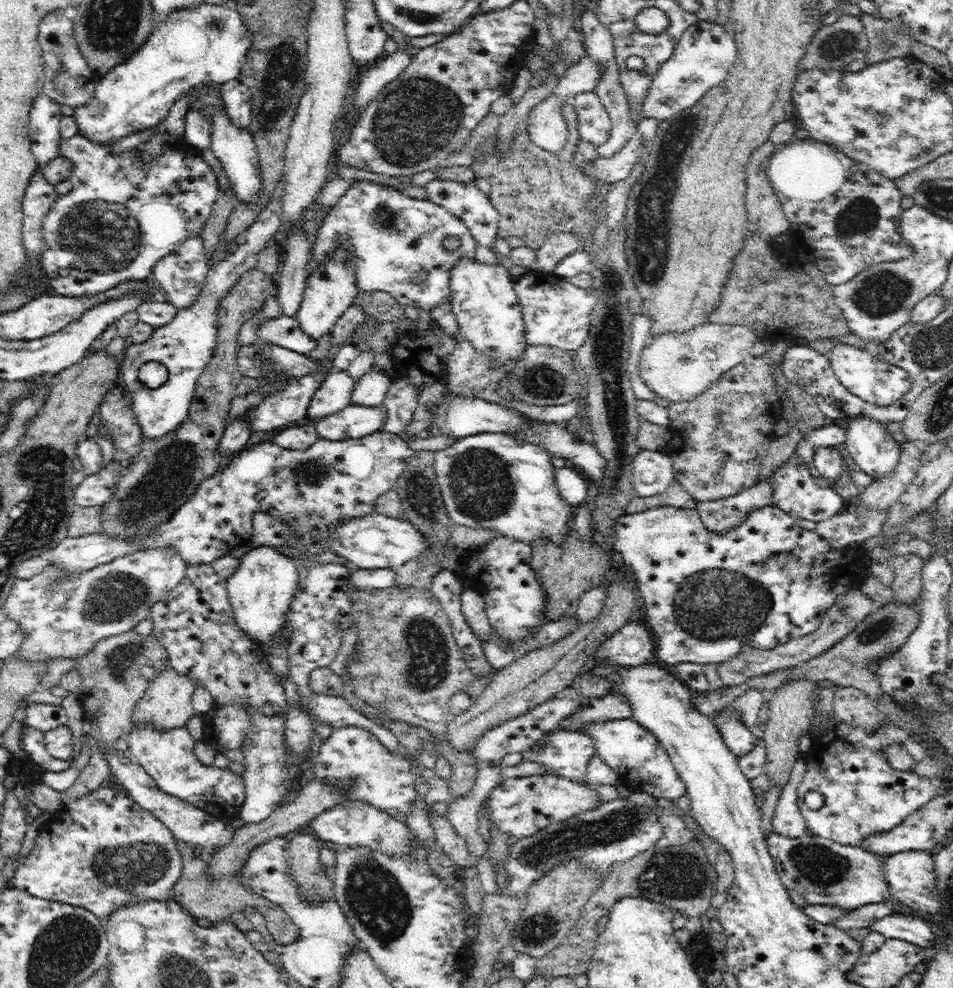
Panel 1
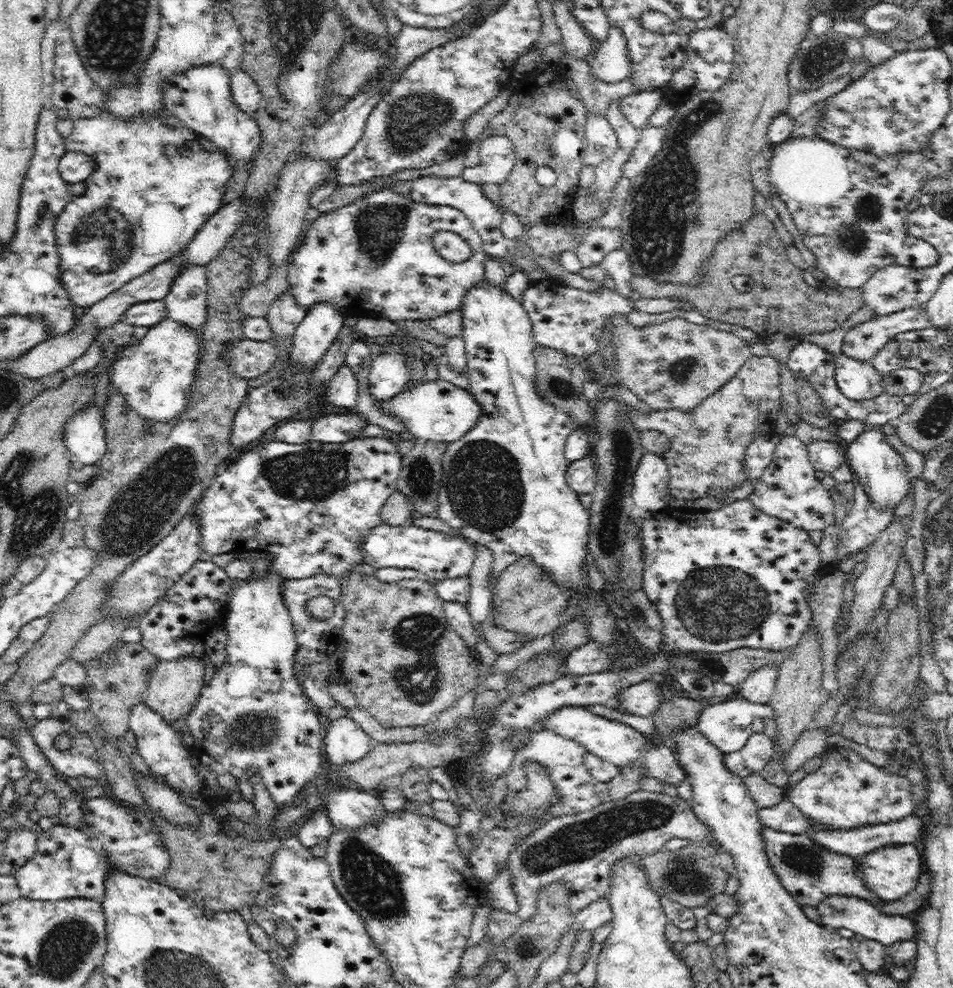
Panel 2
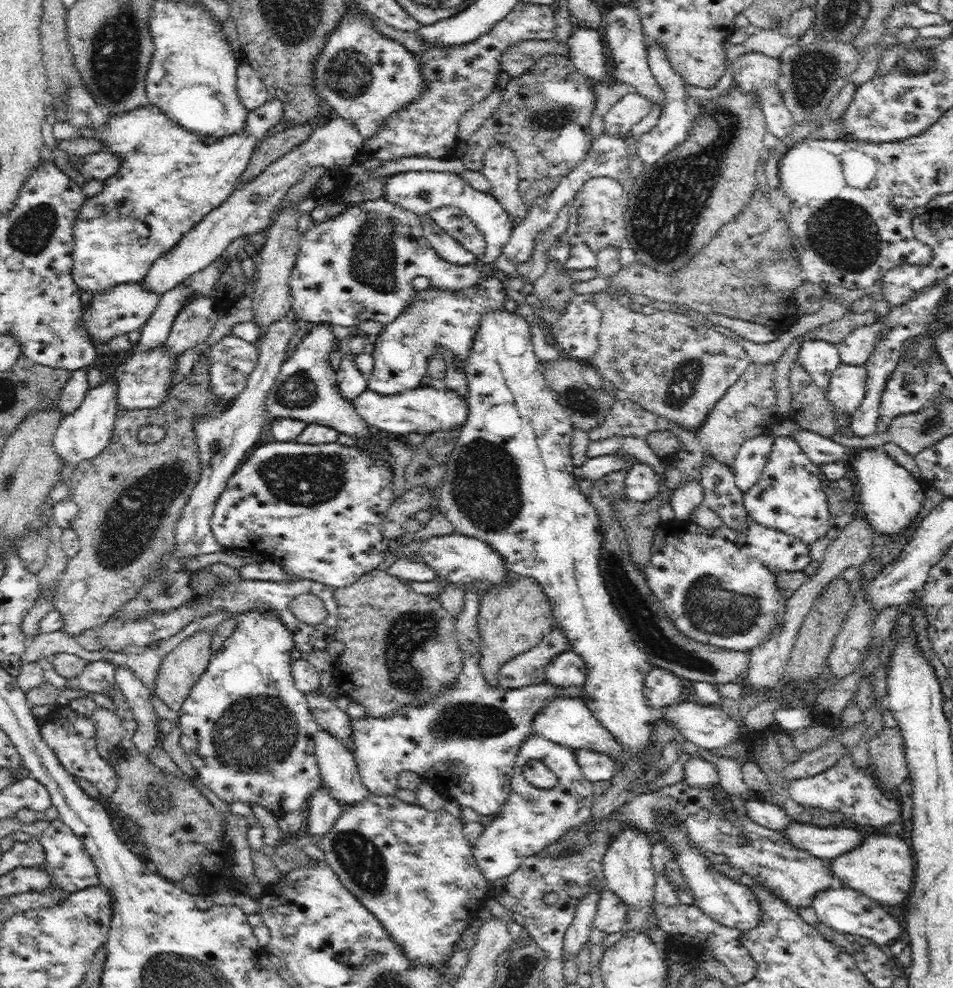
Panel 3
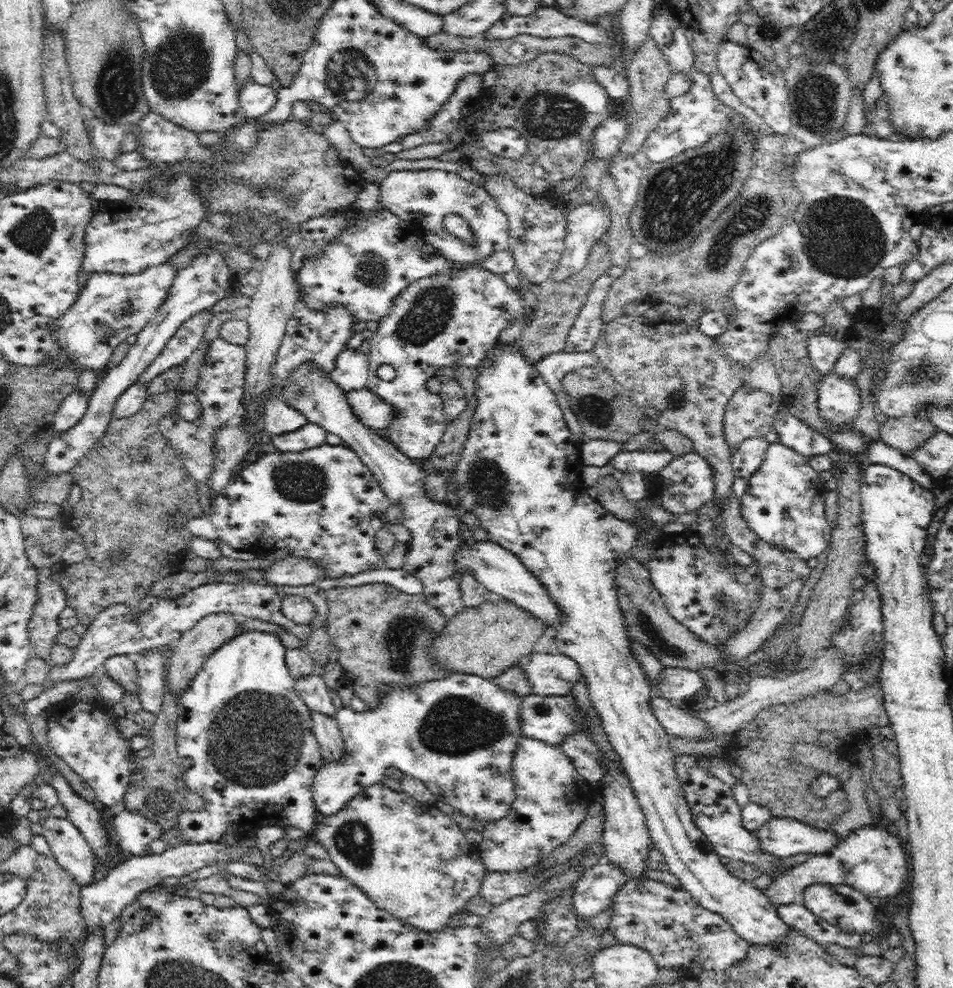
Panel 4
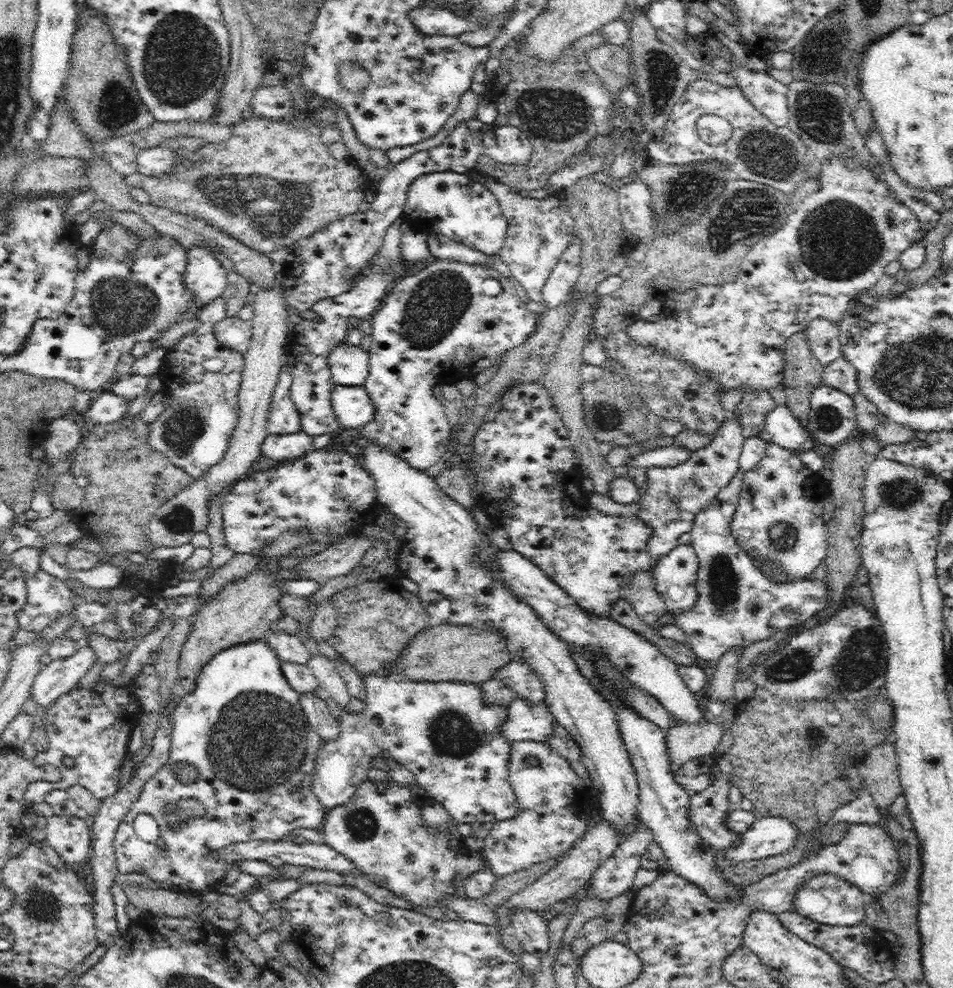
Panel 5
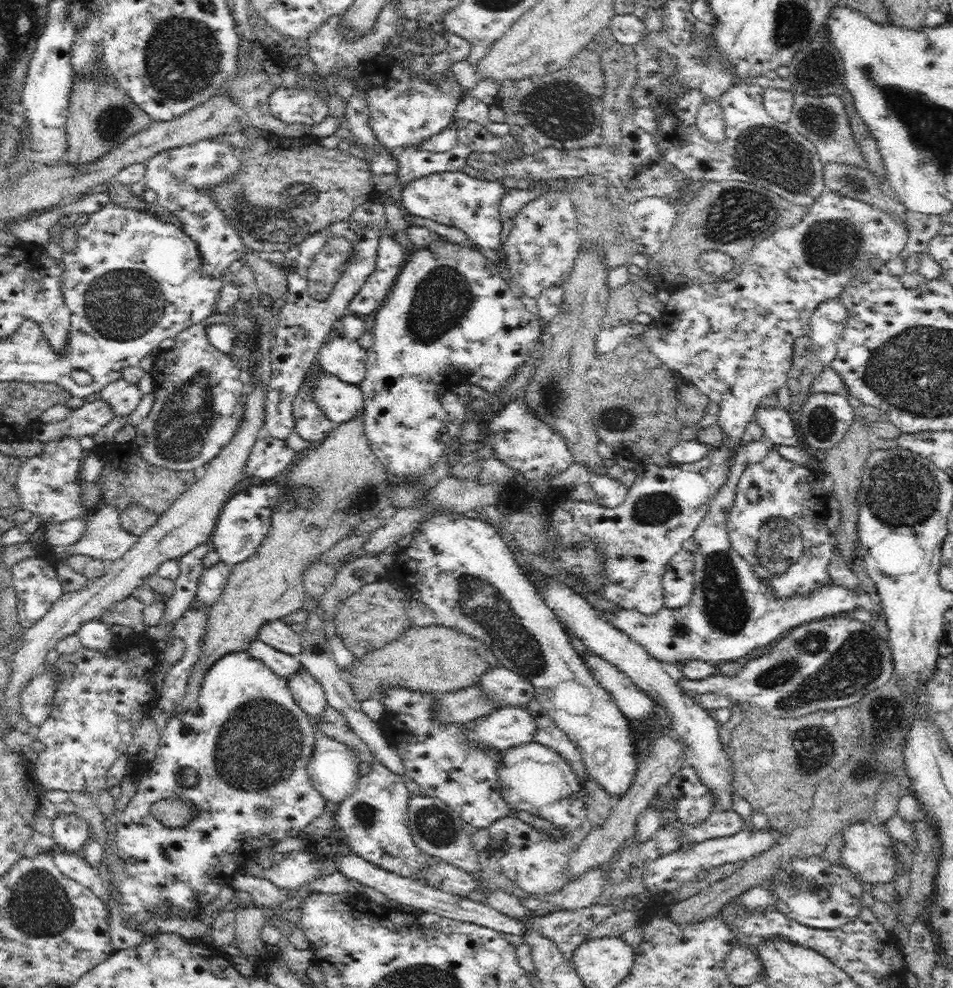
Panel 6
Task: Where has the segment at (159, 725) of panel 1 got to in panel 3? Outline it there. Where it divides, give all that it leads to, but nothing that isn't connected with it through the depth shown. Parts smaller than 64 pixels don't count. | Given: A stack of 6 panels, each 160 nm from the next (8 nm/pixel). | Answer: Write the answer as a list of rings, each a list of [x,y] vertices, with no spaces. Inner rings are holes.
[[[206,631],[198,633],[188,640],[184,640],[178,647],[176,647],[170,654],[164,656],[156,682],[154,682],[154,693],[160,697],[162,702],[166,703],[172,710],[179,712],[186,697],[190,694],[190,689],[194,683],[202,676],[210,662],[212,651],[211,647],[211,633]]]

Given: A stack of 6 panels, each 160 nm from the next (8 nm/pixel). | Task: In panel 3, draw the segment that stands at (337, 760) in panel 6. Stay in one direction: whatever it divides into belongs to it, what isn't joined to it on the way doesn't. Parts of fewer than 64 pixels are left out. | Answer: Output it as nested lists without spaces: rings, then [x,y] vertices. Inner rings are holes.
[[[474,589],[464,593],[461,613],[456,617],[455,637],[464,651],[463,667],[454,686],[442,691],[433,701],[422,706],[404,705],[387,718],[362,717],[351,720],[354,737],[355,761],[361,781],[369,788],[369,793],[376,796],[392,796],[397,789],[397,774],[404,770],[418,773],[422,780],[429,782],[446,798],[457,800],[462,807],[472,808],[481,815],[498,814],[506,804],[510,794],[510,778],[514,763],[522,743],[532,734],[532,723],[535,714],[556,697],[583,698],[585,688],[572,686],[562,688],[549,682],[532,684],[522,688],[507,689],[490,685],[484,678],[479,667],[480,634],[478,632],[477,616],[482,595]],[[322,786],[315,790],[308,801],[307,831],[309,838],[312,836],[324,836],[341,815],[342,807],[336,798],[330,795],[330,791]]]

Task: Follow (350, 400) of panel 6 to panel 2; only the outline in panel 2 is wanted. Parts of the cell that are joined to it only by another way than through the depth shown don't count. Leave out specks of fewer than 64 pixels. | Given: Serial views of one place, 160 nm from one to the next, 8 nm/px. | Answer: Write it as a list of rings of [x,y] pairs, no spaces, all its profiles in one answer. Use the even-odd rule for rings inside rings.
[[[442,378],[433,382],[417,382],[412,388],[395,395],[390,401],[375,402],[375,404],[404,423],[408,431],[416,439],[432,441],[444,441],[451,443],[458,441],[466,432],[469,432],[480,420],[480,405],[476,403],[474,396],[454,386]]]

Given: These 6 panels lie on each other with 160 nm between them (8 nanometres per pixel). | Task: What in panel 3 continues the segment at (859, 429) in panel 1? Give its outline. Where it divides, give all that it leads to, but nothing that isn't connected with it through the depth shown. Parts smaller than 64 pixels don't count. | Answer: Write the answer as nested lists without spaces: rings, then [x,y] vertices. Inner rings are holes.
[[[881,448],[854,450],[850,465],[858,478],[859,512],[869,520],[876,534],[887,534],[894,538],[906,532],[920,514],[926,498],[926,490],[920,482]]]

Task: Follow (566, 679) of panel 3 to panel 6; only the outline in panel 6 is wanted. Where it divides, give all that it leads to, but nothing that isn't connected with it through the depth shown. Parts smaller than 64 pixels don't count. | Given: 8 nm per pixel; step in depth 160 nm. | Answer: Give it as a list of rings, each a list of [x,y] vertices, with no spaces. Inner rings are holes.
[[[504,666],[490,669],[480,677],[483,695],[496,709],[504,706],[526,707],[535,699],[533,684],[521,674]]]

